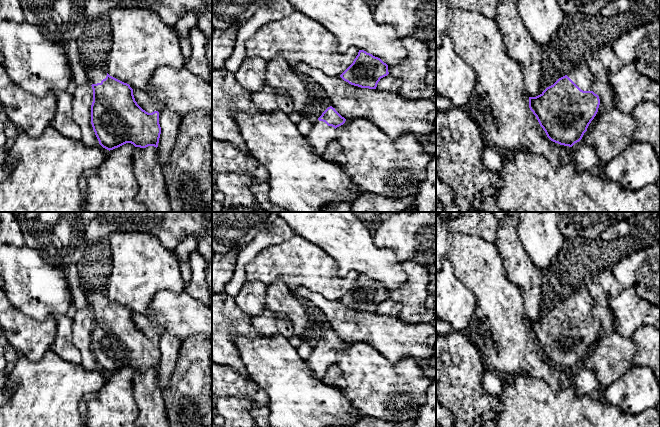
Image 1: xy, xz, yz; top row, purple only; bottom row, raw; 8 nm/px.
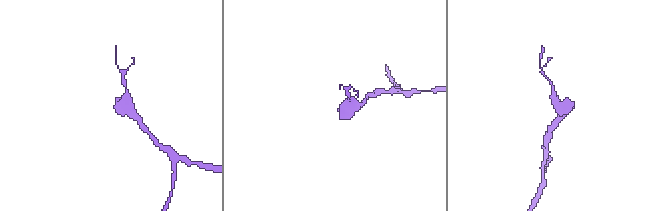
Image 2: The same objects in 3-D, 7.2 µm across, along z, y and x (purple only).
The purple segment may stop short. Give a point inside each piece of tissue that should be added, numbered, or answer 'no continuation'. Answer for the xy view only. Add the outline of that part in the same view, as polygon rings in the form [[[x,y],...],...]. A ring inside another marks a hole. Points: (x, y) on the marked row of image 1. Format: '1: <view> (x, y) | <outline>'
1: xy (94, 75) | [[[88,68],[85,69],[85,72],[91,85],[101,83],[101,81],[107,76],[106,71],[102,71],[97,68]]]

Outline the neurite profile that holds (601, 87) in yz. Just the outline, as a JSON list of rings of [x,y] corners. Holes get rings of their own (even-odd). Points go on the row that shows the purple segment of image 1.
[[[601,47],[595,55],[595,61],[590,65],[591,72],[595,76],[592,91],[600,99],[598,114],[616,108],[614,93],[609,84],[609,73],[617,72],[621,66],[613,48],[609,47]]]

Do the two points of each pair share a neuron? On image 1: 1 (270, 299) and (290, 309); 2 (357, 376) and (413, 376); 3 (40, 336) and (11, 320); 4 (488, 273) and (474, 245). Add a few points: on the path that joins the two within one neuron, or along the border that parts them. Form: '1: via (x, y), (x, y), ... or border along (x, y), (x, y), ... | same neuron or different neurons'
1: via (275, 299), (285, 304) | same neuron
2: via (371, 377), (399, 377) | same neuron
3: via (33, 336), (28, 336), (18, 327) | same neuron
4: via (481, 266), (474, 259), (474, 252) | same neuron

